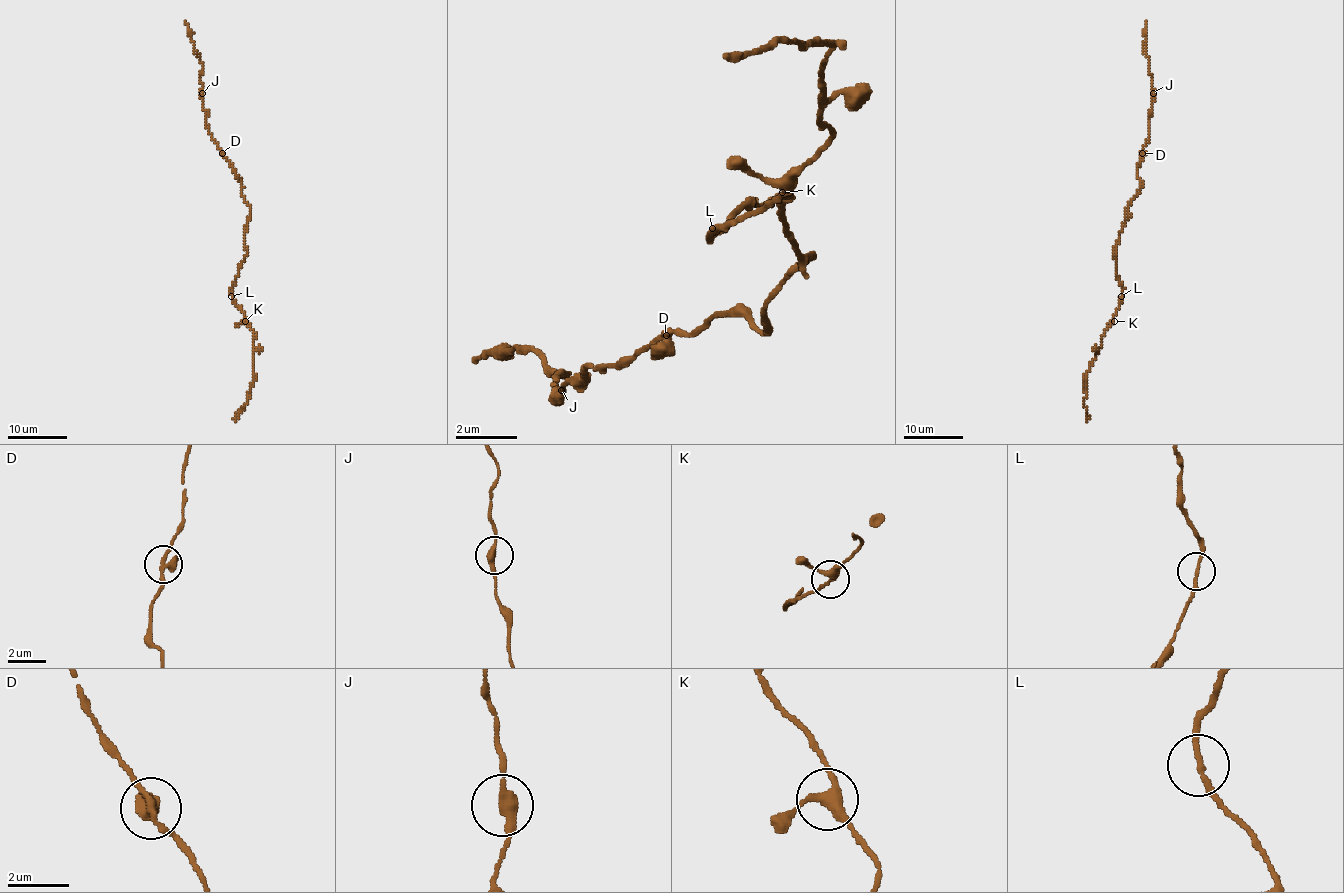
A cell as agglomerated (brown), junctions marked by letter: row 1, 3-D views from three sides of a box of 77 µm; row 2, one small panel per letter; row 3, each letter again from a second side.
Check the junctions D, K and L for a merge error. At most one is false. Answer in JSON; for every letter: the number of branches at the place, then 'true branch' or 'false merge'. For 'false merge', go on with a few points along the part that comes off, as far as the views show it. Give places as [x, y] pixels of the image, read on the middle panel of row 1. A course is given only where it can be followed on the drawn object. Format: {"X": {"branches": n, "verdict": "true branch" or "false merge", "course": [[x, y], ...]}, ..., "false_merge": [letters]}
{"D": {"branches": 2, "verdict": "true branch"}, "K": {"branches": 3, "verdict": "true branch"}, "L": {"branches": 2, "verdict": "true branch"}, "false_merge": []}

